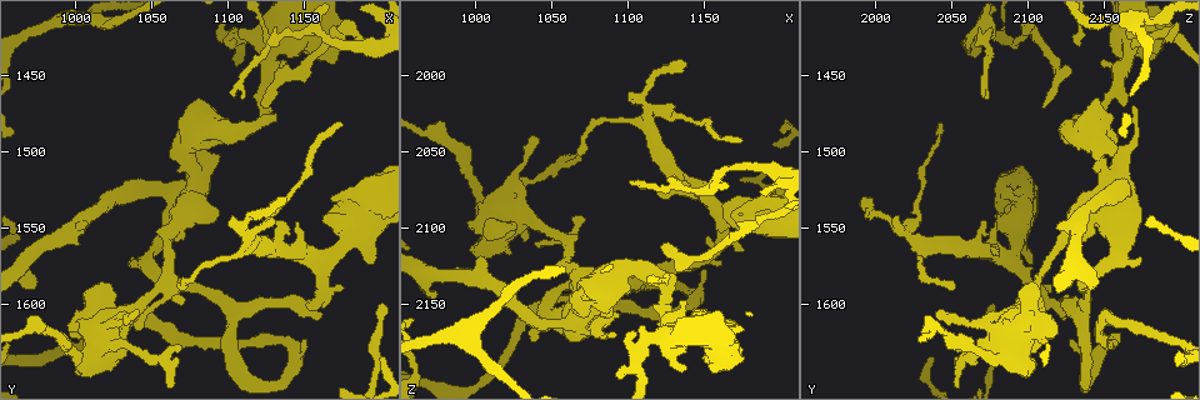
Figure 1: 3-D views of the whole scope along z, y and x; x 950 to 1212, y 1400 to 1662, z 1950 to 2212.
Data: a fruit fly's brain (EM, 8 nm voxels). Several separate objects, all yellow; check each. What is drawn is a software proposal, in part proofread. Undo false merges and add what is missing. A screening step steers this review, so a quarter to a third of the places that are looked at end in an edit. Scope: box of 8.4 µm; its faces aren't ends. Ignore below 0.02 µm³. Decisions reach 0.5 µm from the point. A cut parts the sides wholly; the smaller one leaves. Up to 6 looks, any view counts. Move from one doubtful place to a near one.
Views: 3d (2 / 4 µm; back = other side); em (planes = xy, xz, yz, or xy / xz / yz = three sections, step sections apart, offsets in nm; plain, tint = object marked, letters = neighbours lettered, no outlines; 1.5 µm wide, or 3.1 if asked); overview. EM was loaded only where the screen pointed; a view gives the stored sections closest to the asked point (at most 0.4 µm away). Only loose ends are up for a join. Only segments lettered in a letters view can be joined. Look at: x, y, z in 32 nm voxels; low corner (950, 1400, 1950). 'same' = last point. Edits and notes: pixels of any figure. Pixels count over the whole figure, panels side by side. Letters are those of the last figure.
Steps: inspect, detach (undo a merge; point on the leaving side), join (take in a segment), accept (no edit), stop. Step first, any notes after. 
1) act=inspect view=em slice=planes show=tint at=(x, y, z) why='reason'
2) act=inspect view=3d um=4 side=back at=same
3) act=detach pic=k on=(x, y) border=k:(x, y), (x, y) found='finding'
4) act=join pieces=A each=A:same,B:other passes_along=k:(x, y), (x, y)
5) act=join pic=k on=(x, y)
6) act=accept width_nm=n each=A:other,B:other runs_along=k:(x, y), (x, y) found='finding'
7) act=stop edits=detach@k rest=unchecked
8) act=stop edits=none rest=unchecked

act=inspect view=em um=3.1 slice=xz step=16 show=tint at=(1124, 1468, 2110) why='tapers out'

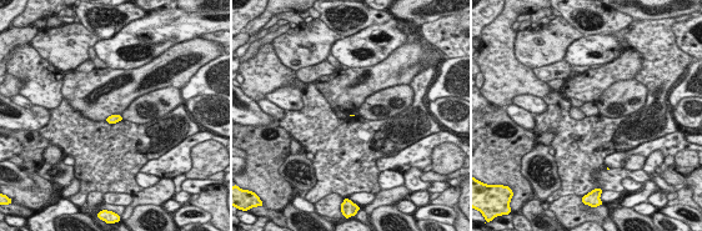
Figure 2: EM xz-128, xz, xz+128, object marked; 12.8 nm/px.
act=inspect view=em um=3.1 slice=xy step=16 show=letters at=same

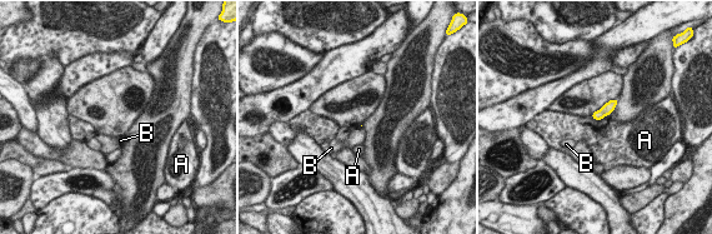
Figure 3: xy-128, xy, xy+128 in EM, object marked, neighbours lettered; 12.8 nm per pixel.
act=accept each=A:other,B:other found='none of them fits'

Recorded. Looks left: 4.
act=inspect view=3d um=4 at=(1070, 1626, 2054) why='tapers out'

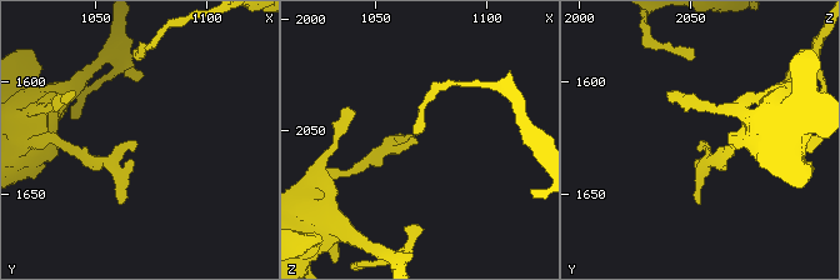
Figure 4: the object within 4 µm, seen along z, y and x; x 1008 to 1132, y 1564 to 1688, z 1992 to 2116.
act=inspect view=em slice=planes show=letters at=(1070, 1627, 2055)

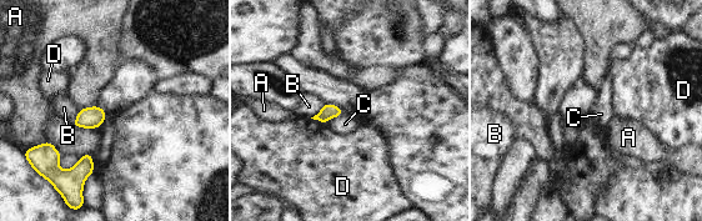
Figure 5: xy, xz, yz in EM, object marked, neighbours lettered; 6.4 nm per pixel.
act=accept each=A:other,B:other,C:other,D:other found='none of them fits'

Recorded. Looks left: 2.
act=stop edits=none rest=unchecked

